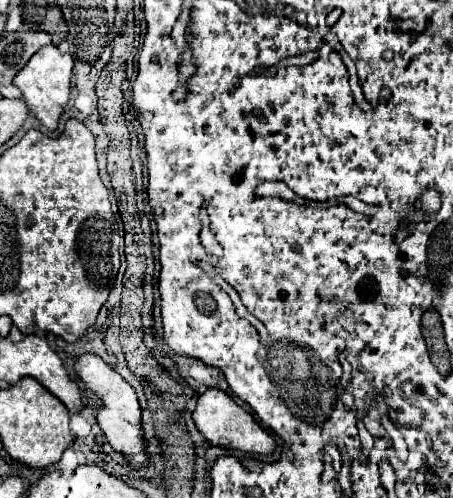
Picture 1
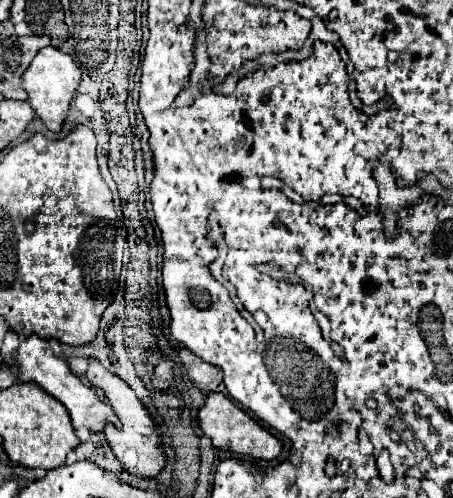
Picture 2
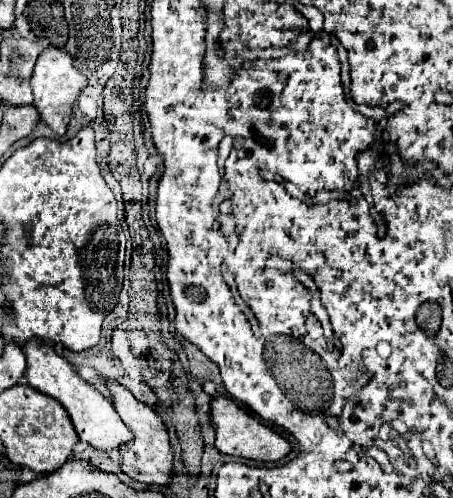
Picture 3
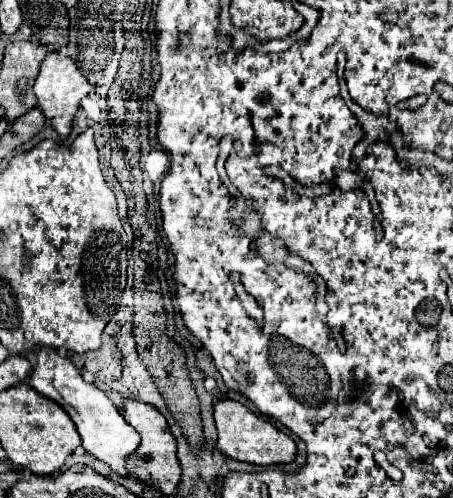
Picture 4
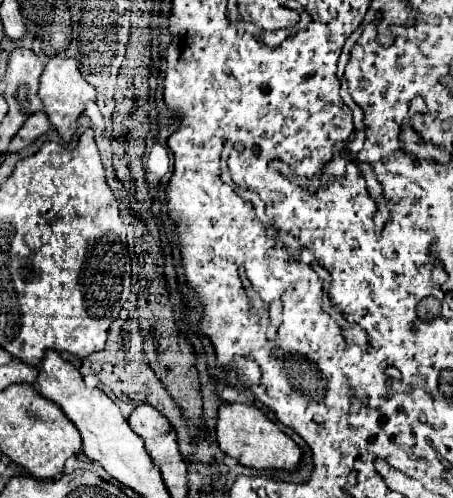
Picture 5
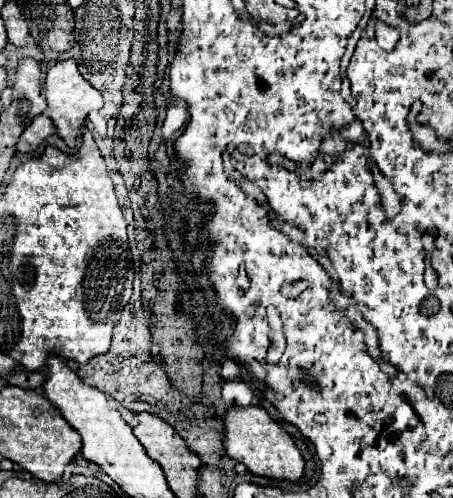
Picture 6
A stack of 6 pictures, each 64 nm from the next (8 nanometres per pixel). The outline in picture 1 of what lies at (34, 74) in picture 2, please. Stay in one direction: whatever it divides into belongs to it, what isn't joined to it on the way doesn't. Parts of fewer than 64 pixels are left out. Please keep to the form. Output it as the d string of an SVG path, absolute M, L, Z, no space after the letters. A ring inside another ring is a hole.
M48 44L44 48L40 48L30 60L28 64L18 72L18 76L14 78L14 84L22 90L24 94L24 102L28 104L28 110L48 128L48 130L56 130L58 128L58 120L68 104L70 98L70 88L72 88L72 70L74 70L74 62L70 54L62 54L54 44Z

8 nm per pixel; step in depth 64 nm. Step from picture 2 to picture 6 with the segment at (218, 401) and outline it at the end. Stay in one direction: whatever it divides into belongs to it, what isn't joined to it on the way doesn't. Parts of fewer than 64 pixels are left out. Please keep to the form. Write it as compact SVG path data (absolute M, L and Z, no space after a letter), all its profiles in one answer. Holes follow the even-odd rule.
M260 406L232 408L224 418L224 426L226 426L224 448L228 456L242 462L252 474L288 482L298 482L302 478L306 464L302 452L296 448L292 438L270 418L270 414L264 408Z

